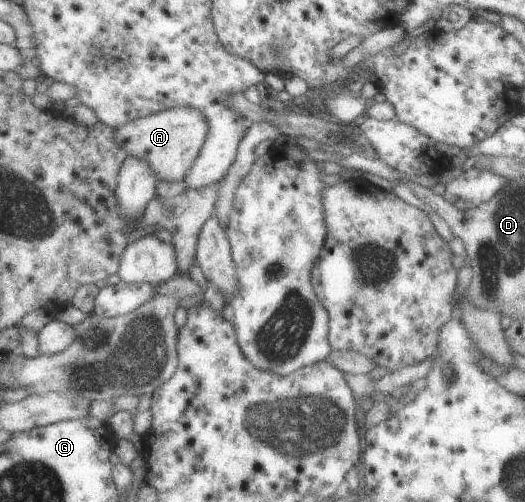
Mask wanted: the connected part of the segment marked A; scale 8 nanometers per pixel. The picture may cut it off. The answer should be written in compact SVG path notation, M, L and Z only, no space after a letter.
M173 108L115 127L112 138L114 144L124 150L126 158L142 158L142 162L154 170L156 184L159 181L176 183L186 178L186 172L198 160L206 141L206 132L206 118L200 110Z

